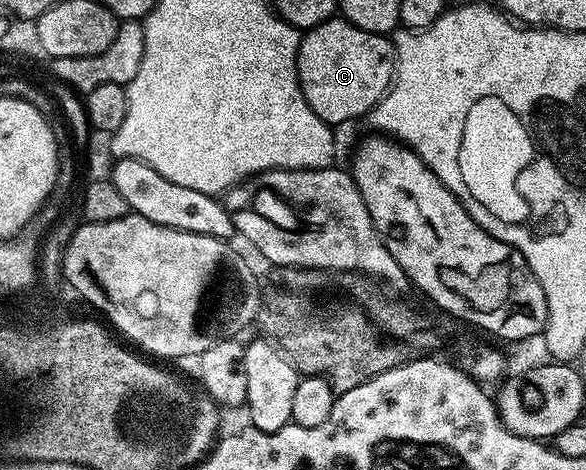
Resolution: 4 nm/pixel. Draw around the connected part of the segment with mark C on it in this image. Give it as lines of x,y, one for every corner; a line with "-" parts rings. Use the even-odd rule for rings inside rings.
347,21
336,22
305,30
296,62
302,93
324,125
365,118
383,101
396,77
396,48
391,38
371,35

